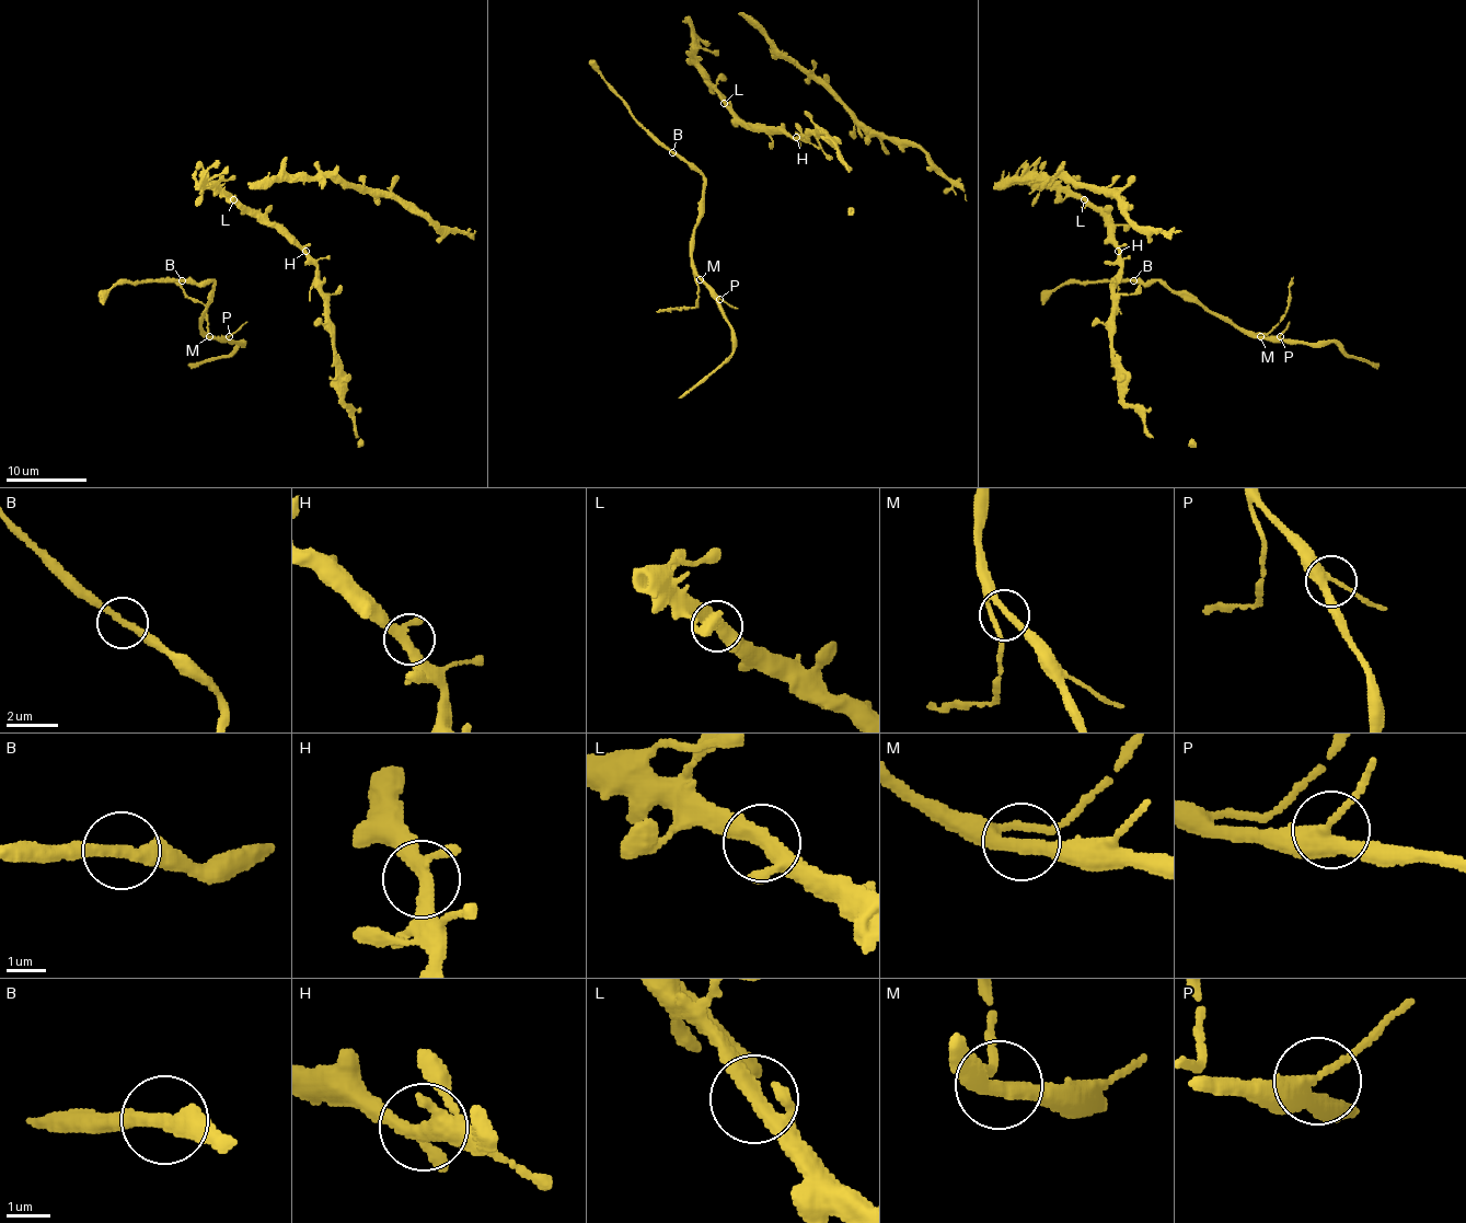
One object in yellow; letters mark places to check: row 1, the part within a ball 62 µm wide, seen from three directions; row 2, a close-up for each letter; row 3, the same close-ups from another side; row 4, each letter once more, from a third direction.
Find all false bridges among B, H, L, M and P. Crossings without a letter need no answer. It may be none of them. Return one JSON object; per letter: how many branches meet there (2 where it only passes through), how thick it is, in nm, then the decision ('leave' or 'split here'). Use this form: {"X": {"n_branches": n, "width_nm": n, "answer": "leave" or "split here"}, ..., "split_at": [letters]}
{"B": {"n_branches": 2, "width_nm": 280, "answer": "leave"}, "H": {"n_branches": 3, "width_nm": 300, "answer": "leave"}, "L": {"n_branches": 3, "width_nm": 340, "answer": "leave"}, "M": {"n_branches": 3, "width_nm": 240, "answer": "leave"}, "P": {"n_branches": 3, "width_nm": 320, "answer": "leave"}, "split_at": []}

